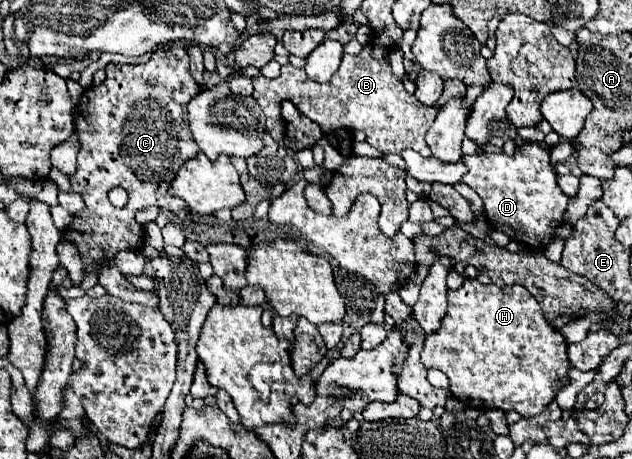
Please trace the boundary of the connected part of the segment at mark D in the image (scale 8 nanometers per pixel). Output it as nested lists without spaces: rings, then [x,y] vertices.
[[[523,142],[517,146],[515,156],[473,154],[463,156],[463,162],[469,168],[465,182],[481,196],[491,228],[505,232],[511,240],[531,250],[545,250],[555,238],[555,230],[563,222],[569,204],[569,196],[557,186],[557,176],[549,164],[549,152],[537,142]]]

